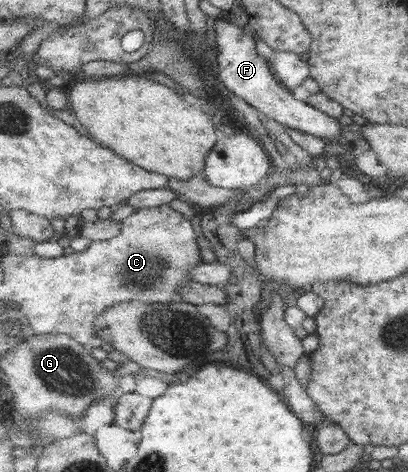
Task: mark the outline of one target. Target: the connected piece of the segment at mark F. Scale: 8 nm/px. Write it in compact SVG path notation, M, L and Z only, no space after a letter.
M219 16L214 30L220 78L231 93L254 107L259 114L264 114L266 118L277 121L285 129L293 128L293 130L313 134L313 136L331 140L334 143L339 139L340 134L343 136L345 120L329 116L307 102L299 102L289 92L289 89L274 76L268 60L258 51L257 40L247 36L240 24L236 24L232 19L228 20L224 16Z

